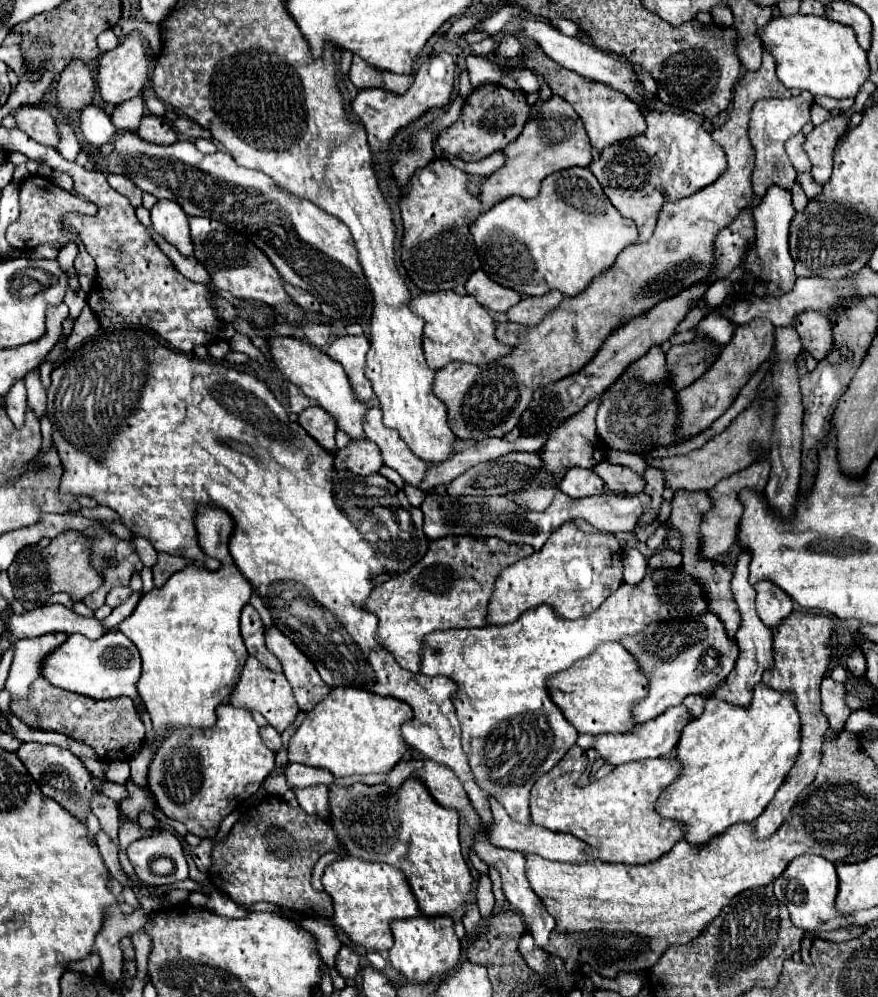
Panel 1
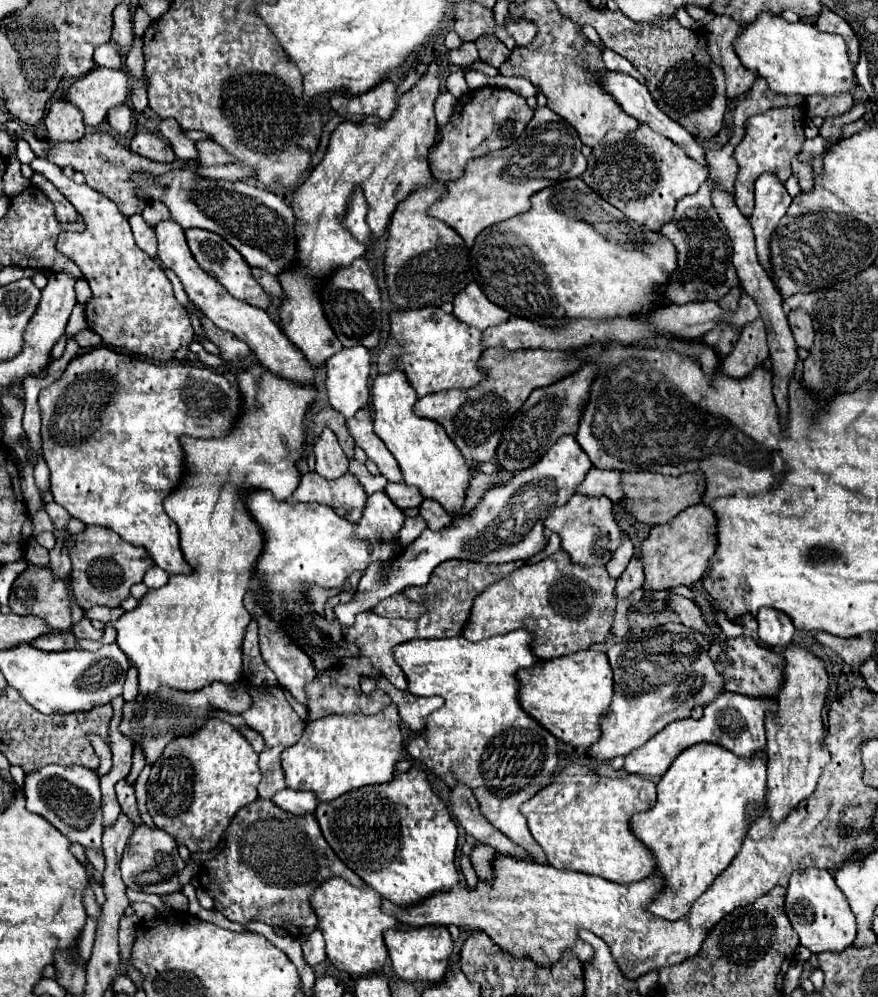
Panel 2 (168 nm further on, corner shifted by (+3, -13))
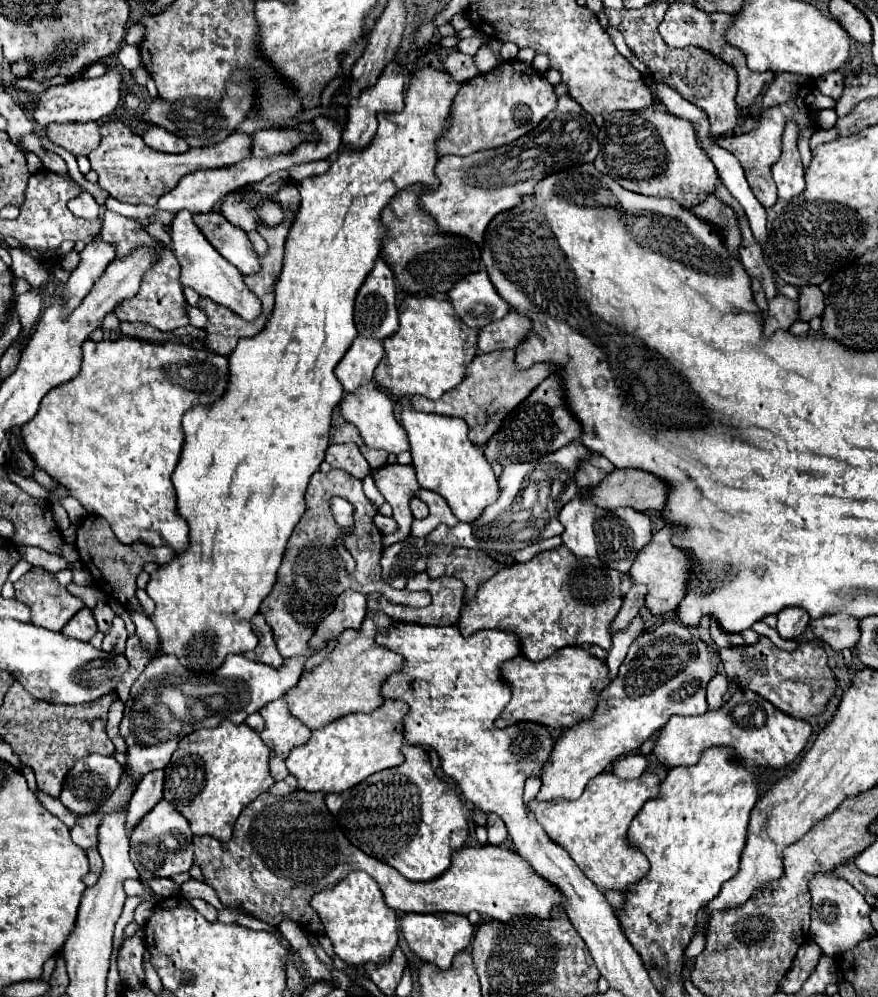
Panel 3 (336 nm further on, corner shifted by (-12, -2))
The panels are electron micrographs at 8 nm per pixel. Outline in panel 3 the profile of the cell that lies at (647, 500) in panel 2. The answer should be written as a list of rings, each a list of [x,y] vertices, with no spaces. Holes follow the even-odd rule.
[[[614,469],[592,489],[580,489],[578,495],[594,497],[600,509],[632,507],[636,511],[660,511],[664,507],[668,487],[640,469]]]

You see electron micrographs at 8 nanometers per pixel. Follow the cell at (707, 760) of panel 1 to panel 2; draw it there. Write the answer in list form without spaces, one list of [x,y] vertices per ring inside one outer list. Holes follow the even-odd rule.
[[[699,742],[685,748],[673,760],[669,770],[657,782],[655,806],[647,812],[635,814],[631,820],[633,832],[637,832],[639,840],[653,850],[657,858],[657,870],[665,878],[663,894],[657,898],[657,902],[649,906],[649,910],[655,916],[677,920],[685,912],[689,912],[689,906],[697,900],[697,896],[701,896],[701,892],[707,890],[713,878],[719,876],[739,852],[743,838],[751,826],[751,818],[747,816],[745,802],[765,804],[765,792],[767,792],[767,752],[765,750],[759,750],[757,754],[749,758],[741,758],[733,754],[731,750],[723,748],[721,744]]]

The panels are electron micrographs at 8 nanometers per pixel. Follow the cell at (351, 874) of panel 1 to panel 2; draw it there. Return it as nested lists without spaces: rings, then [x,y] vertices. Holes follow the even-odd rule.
[[[333,876],[315,888],[311,904],[315,914],[319,916],[327,958],[337,970],[349,972],[351,976],[363,976],[383,968],[387,960],[383,932],[389,928],[401,928],[401,922],[397,922],[395,916],[389,916],[381,910],[381,896],[373,888],[357,888],[347,880]]]

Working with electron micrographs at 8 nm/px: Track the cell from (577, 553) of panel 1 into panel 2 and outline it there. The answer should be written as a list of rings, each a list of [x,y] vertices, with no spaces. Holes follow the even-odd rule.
[[[557,550],[545,560],[525,564],[487,586],[473,602],[473,612],[463,636],[469,636],[471,642],[479,642],[525,628],[535,634],[533,652],[537,652],[541,660],[559,658],[601,644],[611,630],[615,602],[615,580],[605,566],[575,564],[565,550]]]

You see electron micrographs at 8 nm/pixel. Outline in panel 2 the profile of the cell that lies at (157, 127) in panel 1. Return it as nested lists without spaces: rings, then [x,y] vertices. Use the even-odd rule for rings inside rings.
[[[139,132],[133,140],[131,140],[131,146],[129,146],[135,154],[139,156],[145,156],[149,160],[155,160],[155,162],[175,162],[177,156],[173,152],[173,148],[163,142],[159,136],[151,134],[151,132]]]

